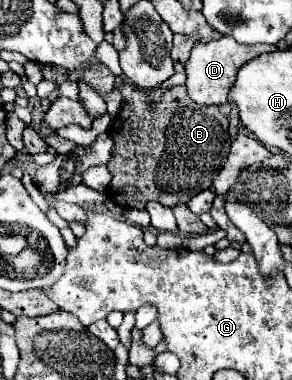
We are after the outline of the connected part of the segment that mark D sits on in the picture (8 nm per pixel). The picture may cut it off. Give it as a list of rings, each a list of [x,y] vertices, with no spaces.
[[[224,36],[220,40],[208,44],[194,44],[188,62],[184,64],[186,70],[186,92],[198,106],[222,106],[228,102],[228,92],[236,82],[236,72],[248,62],[260,56],[262,52],[274,52],[274,46],[268,44],[252,44],[244,46],[235,41],[232,36]]]

